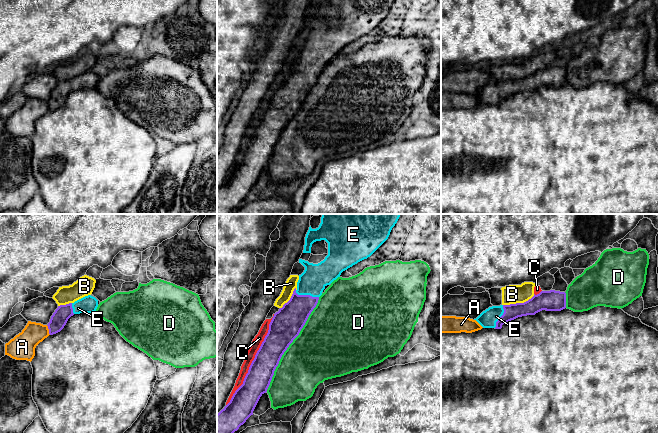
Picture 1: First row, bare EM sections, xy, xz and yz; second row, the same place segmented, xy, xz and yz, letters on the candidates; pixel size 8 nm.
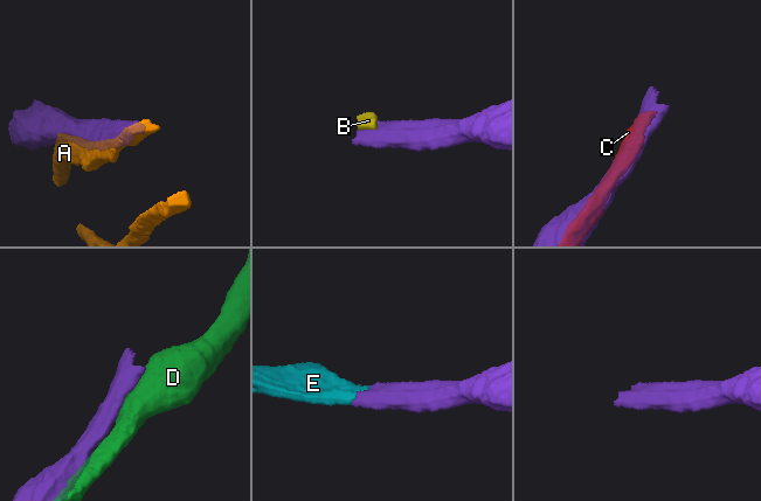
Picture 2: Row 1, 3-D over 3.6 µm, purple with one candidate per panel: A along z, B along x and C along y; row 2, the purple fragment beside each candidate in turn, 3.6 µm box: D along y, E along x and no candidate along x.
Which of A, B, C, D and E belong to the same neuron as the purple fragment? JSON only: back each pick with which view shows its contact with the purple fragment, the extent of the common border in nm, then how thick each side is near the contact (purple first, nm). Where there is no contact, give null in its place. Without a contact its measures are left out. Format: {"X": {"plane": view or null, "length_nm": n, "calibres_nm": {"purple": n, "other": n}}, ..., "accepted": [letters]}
{"E": {"plane": "xz", "length_nm": 200, "calibres_nm": {"purple": 240, "other": 220}}, "accepted": ["E"]}

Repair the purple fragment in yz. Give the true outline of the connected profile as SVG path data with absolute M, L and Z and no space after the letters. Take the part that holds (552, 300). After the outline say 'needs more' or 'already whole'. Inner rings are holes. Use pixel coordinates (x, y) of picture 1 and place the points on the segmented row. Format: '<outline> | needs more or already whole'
M541 291L524 303L492 306L483 311L476 320L483 328L501 329L502 325L518 317L535 315L546 311L561 311L566 308L566 293Z | needs more

